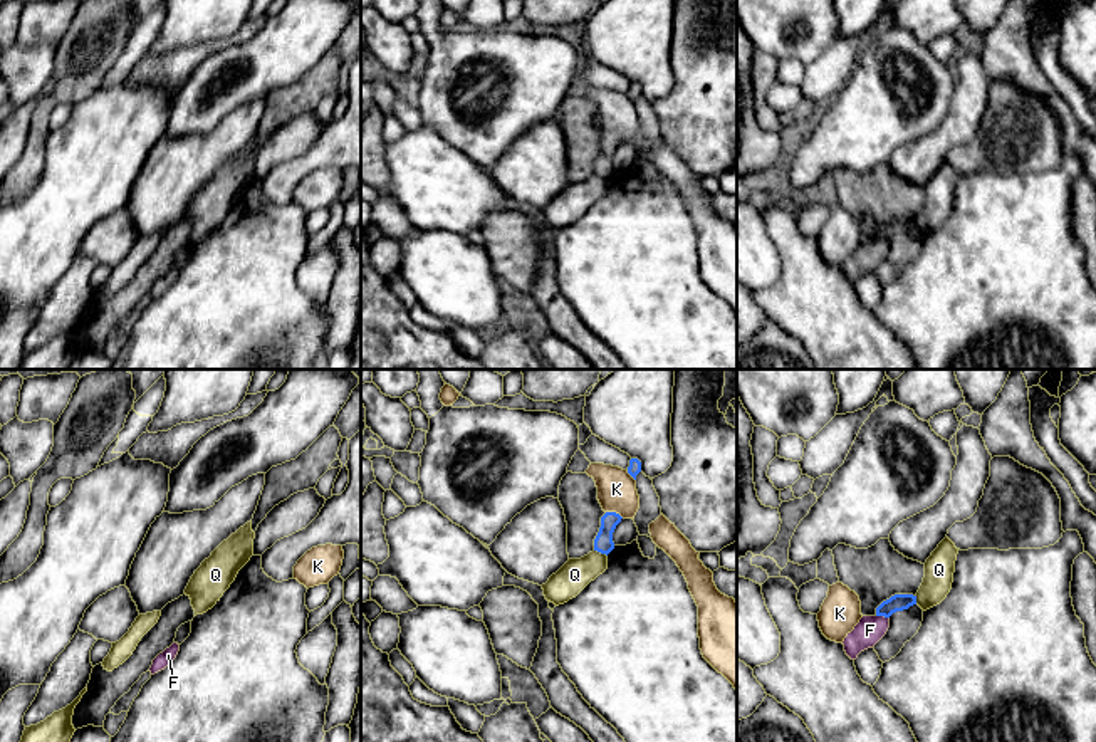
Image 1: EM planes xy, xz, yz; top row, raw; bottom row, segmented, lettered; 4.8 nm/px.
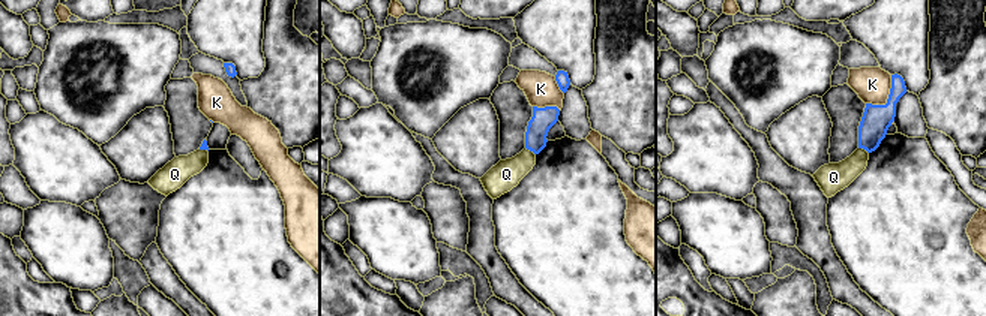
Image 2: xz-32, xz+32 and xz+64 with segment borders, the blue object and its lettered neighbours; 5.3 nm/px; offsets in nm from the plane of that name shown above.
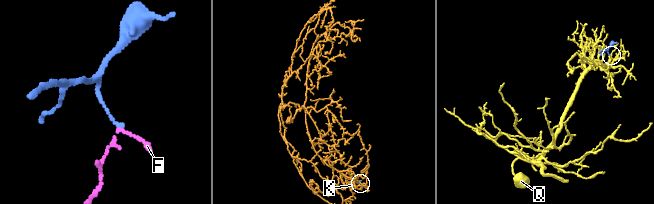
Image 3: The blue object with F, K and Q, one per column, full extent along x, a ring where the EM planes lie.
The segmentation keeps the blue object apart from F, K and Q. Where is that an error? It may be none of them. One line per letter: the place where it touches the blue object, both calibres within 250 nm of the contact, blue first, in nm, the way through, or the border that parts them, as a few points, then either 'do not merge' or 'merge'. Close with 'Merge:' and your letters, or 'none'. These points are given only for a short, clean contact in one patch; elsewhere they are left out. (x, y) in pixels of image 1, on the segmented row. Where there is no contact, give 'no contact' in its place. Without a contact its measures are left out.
F: contact yz (883, 615); calibres 80 and 140 nm; border yz (876, 615), (888, 618); do not merge
K: contact xz (615, 512); calibres 90 and 190 nm; border xz (606, 511), (615, 511), (623, 517); do not merge
Q: contact xz (601, 553); calibres 90 and 150 nm; border xz (594, 549), (606, 556); do not merge
Merge: none

